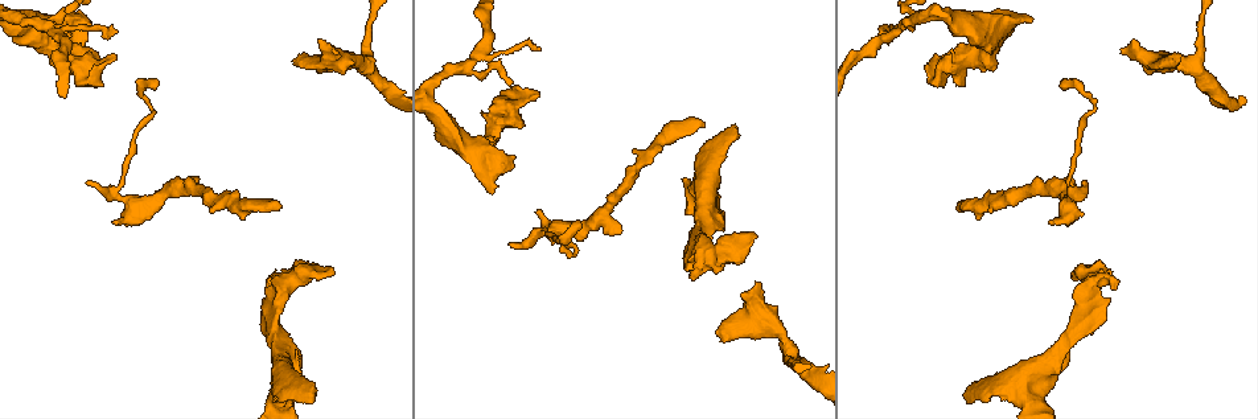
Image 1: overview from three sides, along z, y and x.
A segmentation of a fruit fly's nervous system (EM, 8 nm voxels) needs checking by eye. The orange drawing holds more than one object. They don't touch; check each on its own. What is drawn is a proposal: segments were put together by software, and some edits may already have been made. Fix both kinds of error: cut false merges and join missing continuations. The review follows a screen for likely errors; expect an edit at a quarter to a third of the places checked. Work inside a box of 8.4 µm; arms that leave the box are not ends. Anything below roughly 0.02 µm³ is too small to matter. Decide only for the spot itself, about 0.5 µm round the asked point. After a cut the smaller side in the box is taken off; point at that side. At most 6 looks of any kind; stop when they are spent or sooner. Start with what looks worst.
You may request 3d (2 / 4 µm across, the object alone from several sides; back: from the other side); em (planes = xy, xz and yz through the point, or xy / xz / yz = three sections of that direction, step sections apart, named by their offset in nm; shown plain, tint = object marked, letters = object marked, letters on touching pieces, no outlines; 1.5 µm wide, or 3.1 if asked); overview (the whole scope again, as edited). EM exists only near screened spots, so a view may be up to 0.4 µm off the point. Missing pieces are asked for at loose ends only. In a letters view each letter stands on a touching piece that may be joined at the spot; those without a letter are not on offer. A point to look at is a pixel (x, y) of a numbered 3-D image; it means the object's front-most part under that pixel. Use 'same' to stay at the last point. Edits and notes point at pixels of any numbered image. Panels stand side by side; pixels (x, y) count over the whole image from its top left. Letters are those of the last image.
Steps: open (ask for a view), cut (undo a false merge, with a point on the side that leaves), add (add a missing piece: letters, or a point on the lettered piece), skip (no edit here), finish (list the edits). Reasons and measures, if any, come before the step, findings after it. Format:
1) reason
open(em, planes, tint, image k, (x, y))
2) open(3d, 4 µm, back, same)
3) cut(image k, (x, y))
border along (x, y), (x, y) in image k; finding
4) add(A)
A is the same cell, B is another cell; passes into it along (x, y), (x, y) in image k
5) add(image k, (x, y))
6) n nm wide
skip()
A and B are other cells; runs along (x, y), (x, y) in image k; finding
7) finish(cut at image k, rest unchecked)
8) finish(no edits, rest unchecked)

an open end
open(3d, 4 µm, image 1, (117, 224))

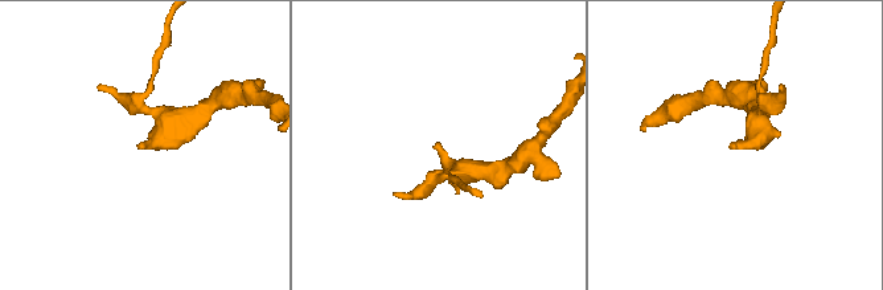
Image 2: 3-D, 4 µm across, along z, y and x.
shape alone is not enough
open(em, planes, tint, image 2, (731, 146))

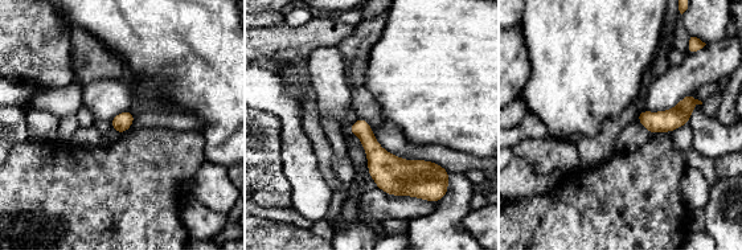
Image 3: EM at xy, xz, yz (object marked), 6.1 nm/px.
what lies round it
open(em, planes, letters, same)

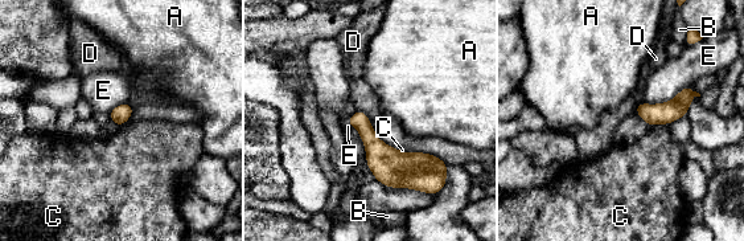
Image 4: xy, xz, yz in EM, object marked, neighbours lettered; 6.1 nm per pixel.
skip()
A, B, C, D and E are other cells; none of them fits

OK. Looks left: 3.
end of a long branch
open(3d, 2 µm, image 1, (703, 123))

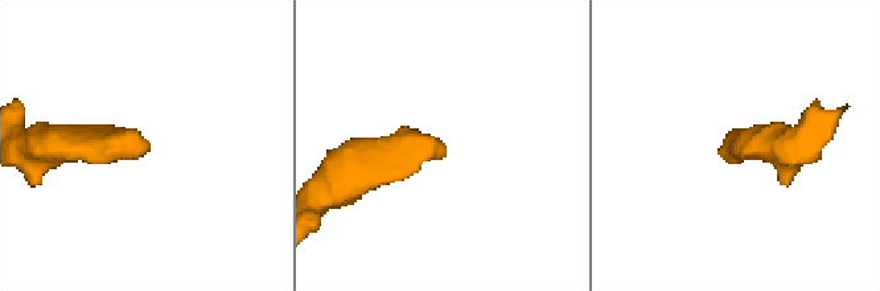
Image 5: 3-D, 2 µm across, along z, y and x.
need the tissue
open(em, xz, step 4, letters, image 5, (446, 154))

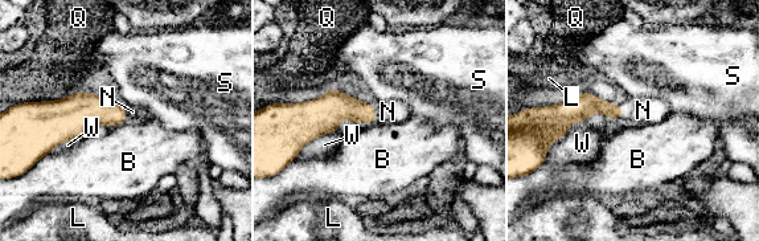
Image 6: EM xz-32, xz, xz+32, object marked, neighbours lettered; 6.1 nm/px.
add(N)
N is the same cell, B, L, Q, S and W are other cells; passes into it along (335, 106), (374, 113), (388, 111) in image 6; it goes on there

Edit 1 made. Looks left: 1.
an open end
open(em, xy, step 4, letters, image 1, (297, 57))

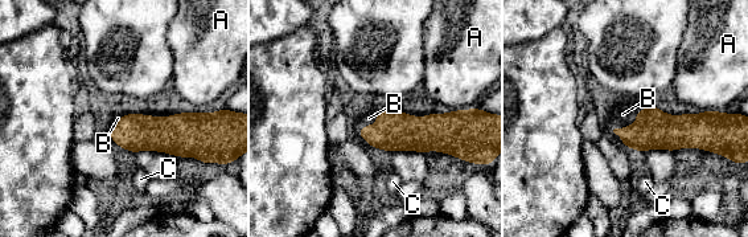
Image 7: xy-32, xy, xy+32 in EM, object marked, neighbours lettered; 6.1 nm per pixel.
add(B)
B is the same cell, A and C are other cells; passes into it along (654, 129), (629, 125), (623, 114) in image 7; it goes on there

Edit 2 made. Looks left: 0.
finish(add at image 6, add at image 7, rest unchecked)

